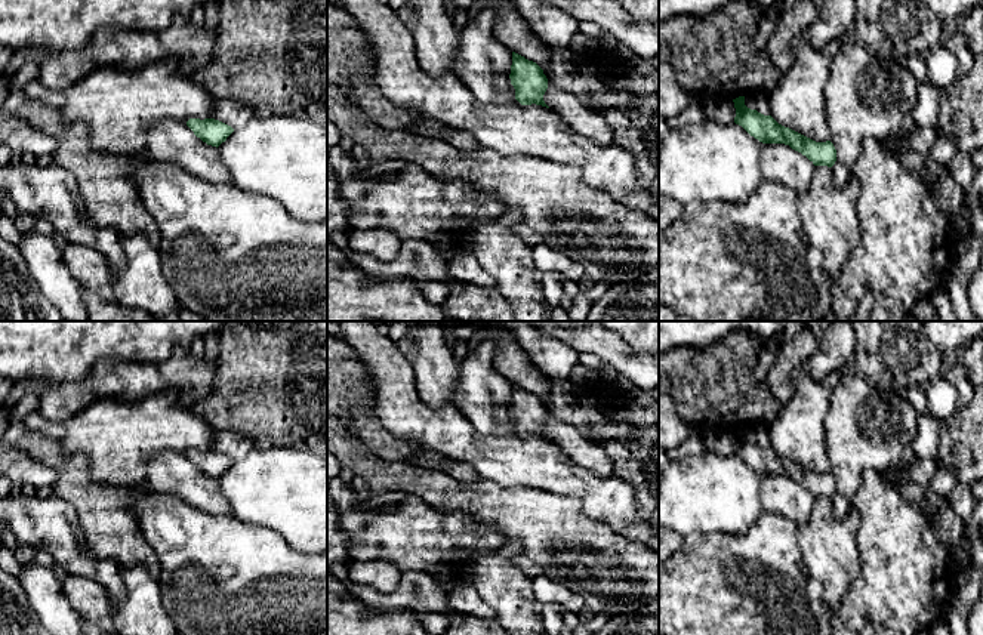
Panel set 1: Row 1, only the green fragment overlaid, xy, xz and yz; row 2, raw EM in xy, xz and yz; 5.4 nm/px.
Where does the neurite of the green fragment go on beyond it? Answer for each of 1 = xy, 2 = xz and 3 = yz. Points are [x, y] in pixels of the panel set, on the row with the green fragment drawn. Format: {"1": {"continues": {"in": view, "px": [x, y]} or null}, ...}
{"1": {"continues": null}, "2": {"continues": null}, "3": {"continues": null}}

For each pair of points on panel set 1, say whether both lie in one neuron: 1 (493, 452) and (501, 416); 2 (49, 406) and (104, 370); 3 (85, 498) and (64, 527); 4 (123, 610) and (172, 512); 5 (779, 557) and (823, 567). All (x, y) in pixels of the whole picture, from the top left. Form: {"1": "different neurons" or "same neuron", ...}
{"1": "different neurons", "2": "same neuron", "3": "different neurons", "4": "different neurons", "5": "different neurons"}

